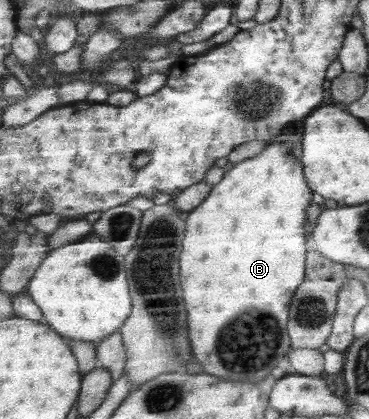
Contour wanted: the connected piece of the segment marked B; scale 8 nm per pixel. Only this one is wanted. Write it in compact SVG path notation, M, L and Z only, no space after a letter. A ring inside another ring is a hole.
M292 141L287 144L271 144L259 156L245 160L231 169L219 184L214 185L212 194L208 196L206 202L188 216L181 264L183 264L183 280L185 280L185 302L189 304L189 334L193 332L193 348L197 352L197 362L203 364L205 372L209 372L209 374L217 374L225 380L261 382L279 366L279 362L287 356L287 353L291 354L293 350L291 336L287 334L287 326L292 318L293 299L296 298L296 292L300 290L300 286L308 276L308 254L311 251L307 246L309 242L309 240L307 241L307 222L309 220L307 210L313 202L314 190L312 186L309 186L305 176L304 162L293 154Z

